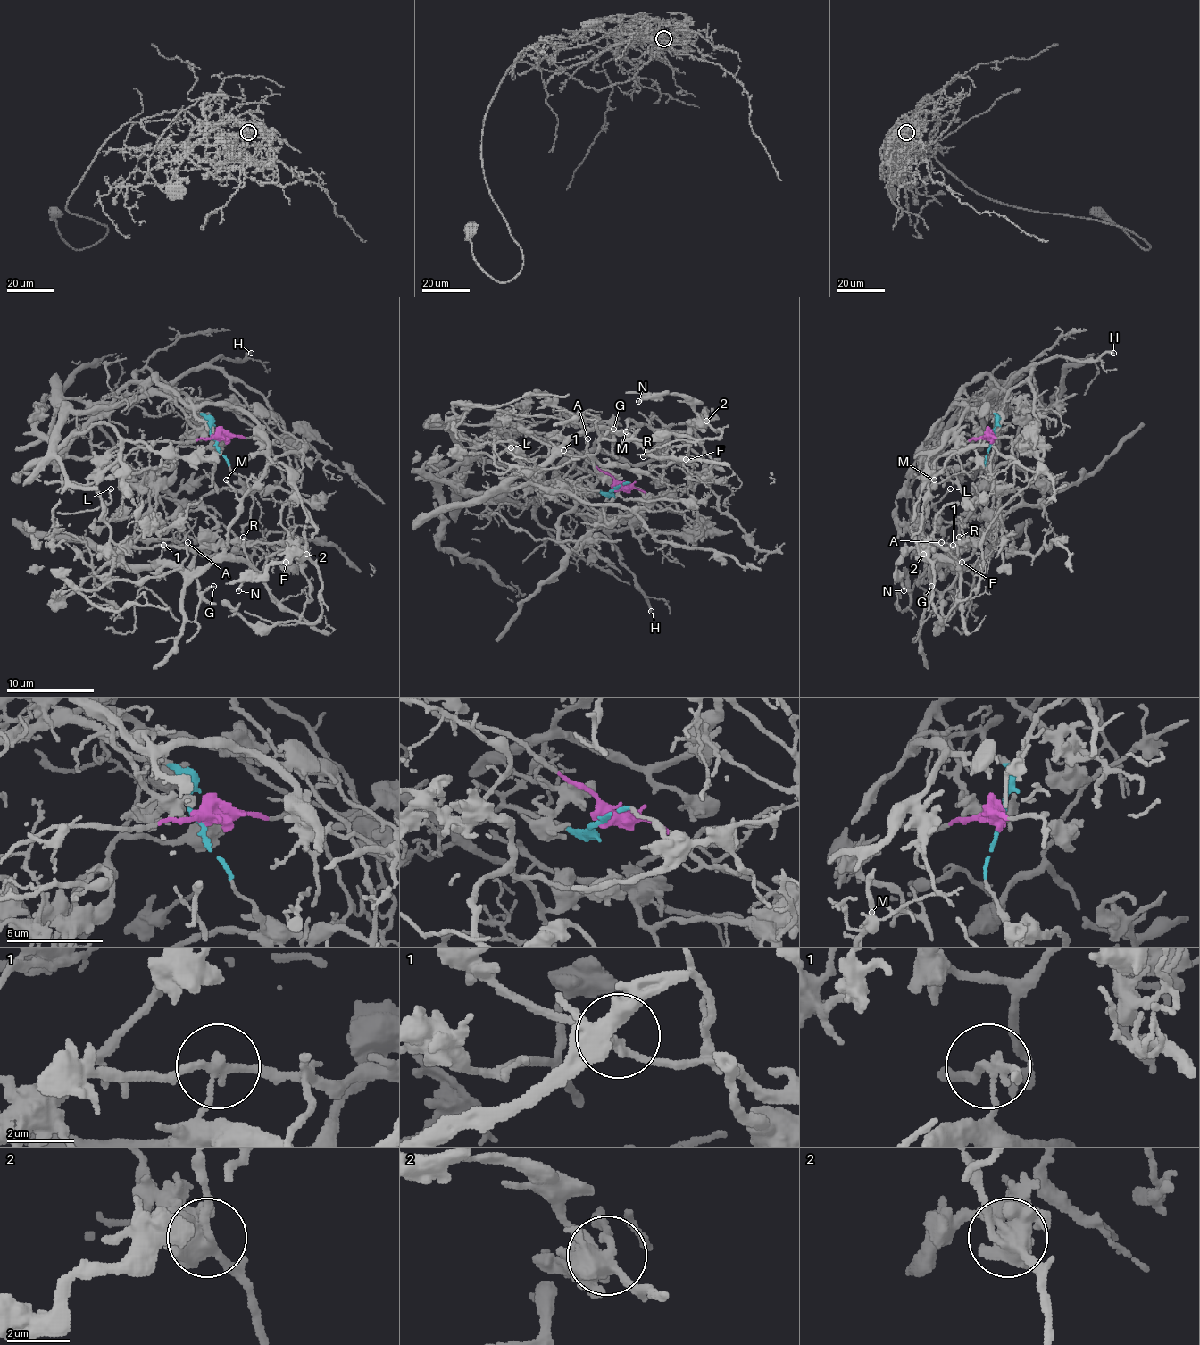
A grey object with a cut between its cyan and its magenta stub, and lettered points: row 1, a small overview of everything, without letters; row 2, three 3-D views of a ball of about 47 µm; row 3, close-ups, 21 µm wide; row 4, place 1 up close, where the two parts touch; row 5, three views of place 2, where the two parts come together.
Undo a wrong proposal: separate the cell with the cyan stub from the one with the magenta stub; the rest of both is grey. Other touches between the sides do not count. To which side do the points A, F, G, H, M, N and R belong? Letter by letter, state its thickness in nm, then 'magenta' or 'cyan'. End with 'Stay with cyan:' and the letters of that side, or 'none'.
A: 150 nm | cyan
F: 130 nm | magenta
G: 190 nm | magenta
H: 220 nm | cyan
M: 180 nm | magenta
N: 200 nm | magenta
R: 160 nm | magenta
Stay with cyan: A, H

